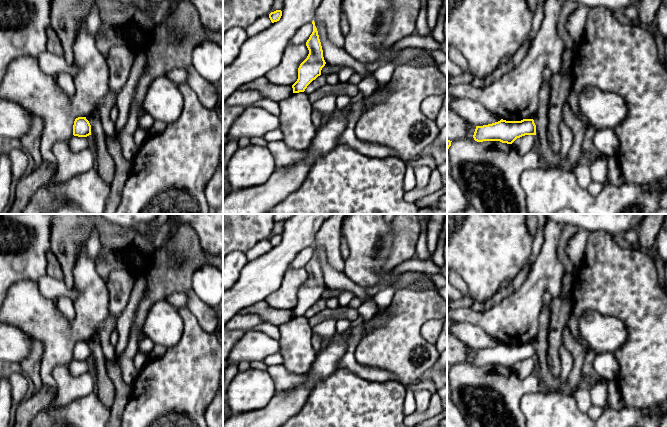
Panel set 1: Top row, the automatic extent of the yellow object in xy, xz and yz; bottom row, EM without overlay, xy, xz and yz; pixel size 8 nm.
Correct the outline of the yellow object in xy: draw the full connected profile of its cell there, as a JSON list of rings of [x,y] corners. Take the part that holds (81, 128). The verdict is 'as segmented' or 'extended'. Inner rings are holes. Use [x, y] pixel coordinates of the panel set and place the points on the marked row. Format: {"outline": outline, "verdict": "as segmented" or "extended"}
{"outline": [[[78,117],[75,119],[73,135],[78,137],[87,137],[91,135],[91,125],[86,117]]], "verdict": "as segmented"}

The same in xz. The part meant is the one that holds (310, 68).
{"outline": [[[314,20],[312,24],[313,32],[306,42],[309,54],[298,68],[298,79],[292,85],[293,93],[304,92],[307,86],[321,75],[321,70],[326,64]]], "verdict": "as segmented"}

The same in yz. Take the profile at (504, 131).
{"outline": [[[501,119],[492,124],[476,126],[473,138],[477,142],[500,141],[512,144],[517,138],[525,135],[536,135],[536,125],[533,119],[521,121]]], "verdict": "as segmented"}

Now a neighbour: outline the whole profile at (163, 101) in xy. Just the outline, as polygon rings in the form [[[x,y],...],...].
[[[165,75],[150,83],[143,99],[143,112],[170,124],[180,117],[183,108],[184,98],[176,83]]]

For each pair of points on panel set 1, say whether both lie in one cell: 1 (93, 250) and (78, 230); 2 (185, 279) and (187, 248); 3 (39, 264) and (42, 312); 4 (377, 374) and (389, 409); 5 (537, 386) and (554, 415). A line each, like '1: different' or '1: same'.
1: different
2: same
3: different
4: different
5: different

